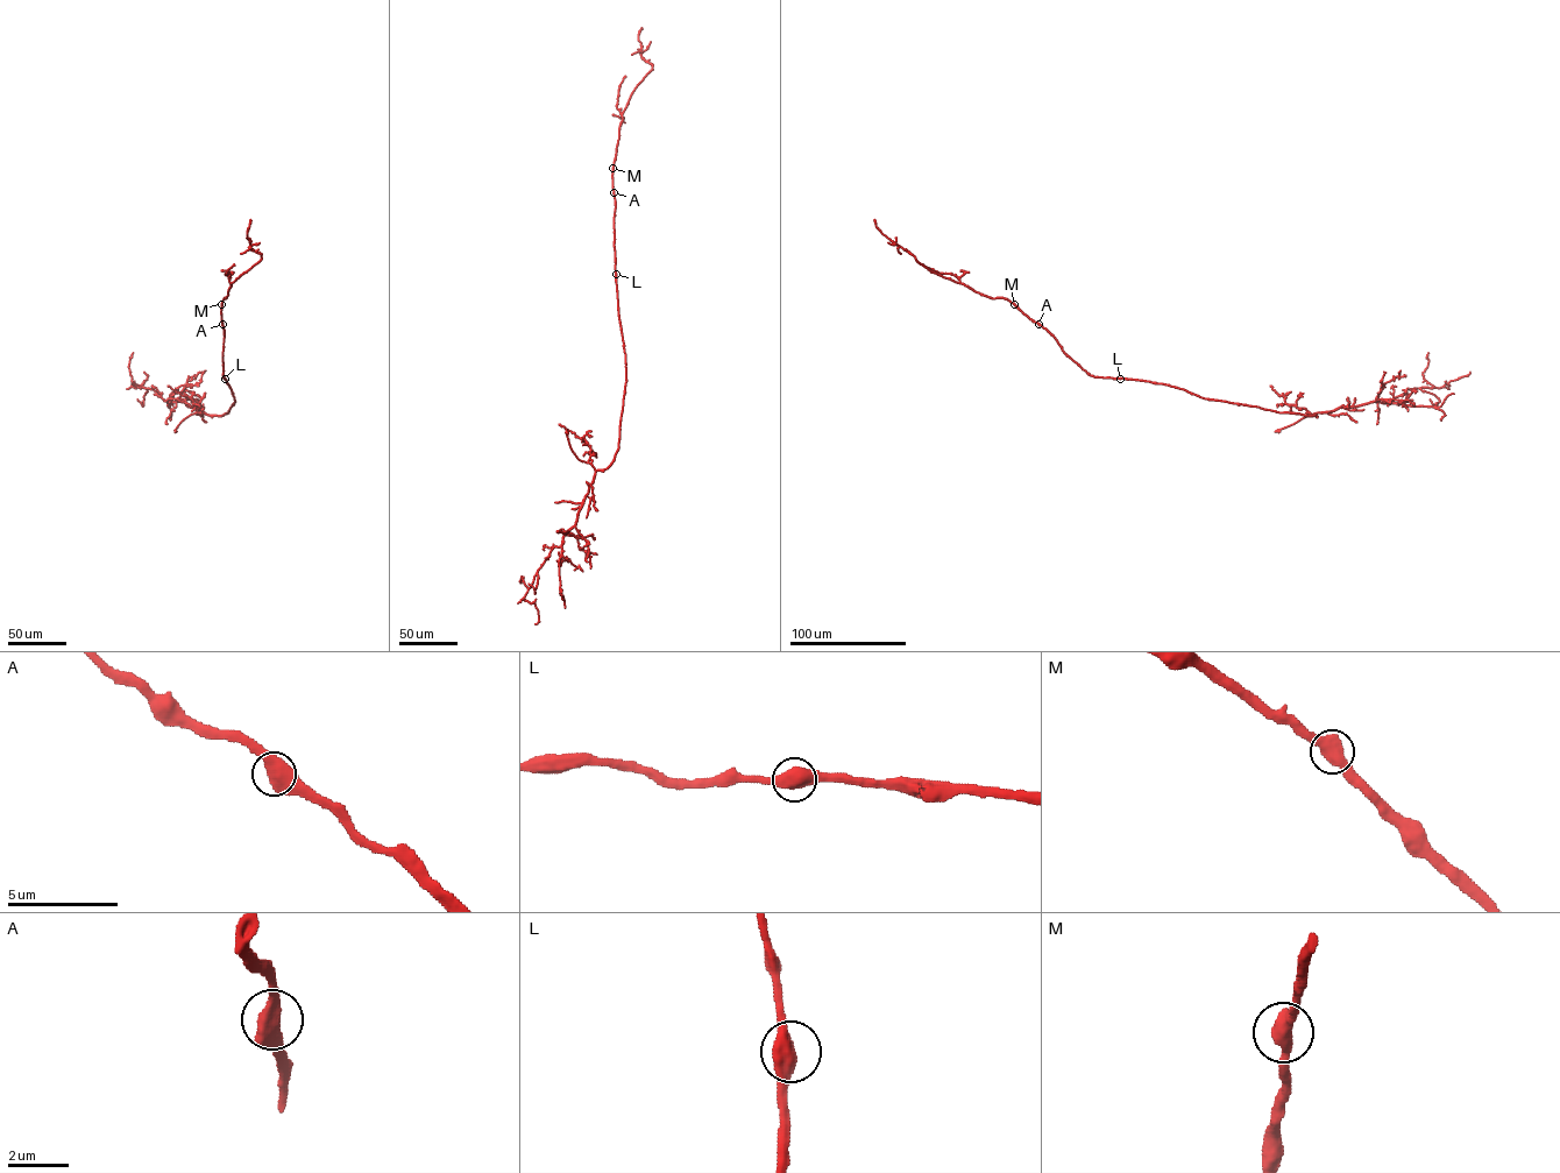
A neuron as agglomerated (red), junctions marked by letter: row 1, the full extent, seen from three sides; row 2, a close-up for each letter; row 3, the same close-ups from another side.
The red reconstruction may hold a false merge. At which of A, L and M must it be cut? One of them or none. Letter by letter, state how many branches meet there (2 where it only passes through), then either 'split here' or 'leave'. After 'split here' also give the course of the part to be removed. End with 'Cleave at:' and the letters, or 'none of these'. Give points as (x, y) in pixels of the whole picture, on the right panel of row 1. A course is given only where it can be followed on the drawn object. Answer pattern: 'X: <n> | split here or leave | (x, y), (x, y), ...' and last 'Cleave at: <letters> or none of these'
A: 2 | leave
L: 2 | leave
M: 2 | leave
Cleave at: none of these

